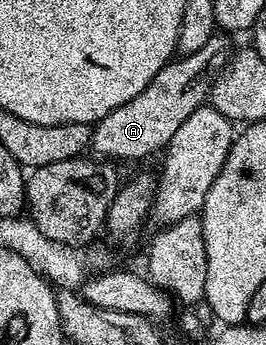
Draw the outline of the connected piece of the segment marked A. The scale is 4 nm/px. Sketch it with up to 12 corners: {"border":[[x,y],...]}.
{"border":[[229,38],[168,62],[92,131],[91,152],[140,161],[208,100]]}

